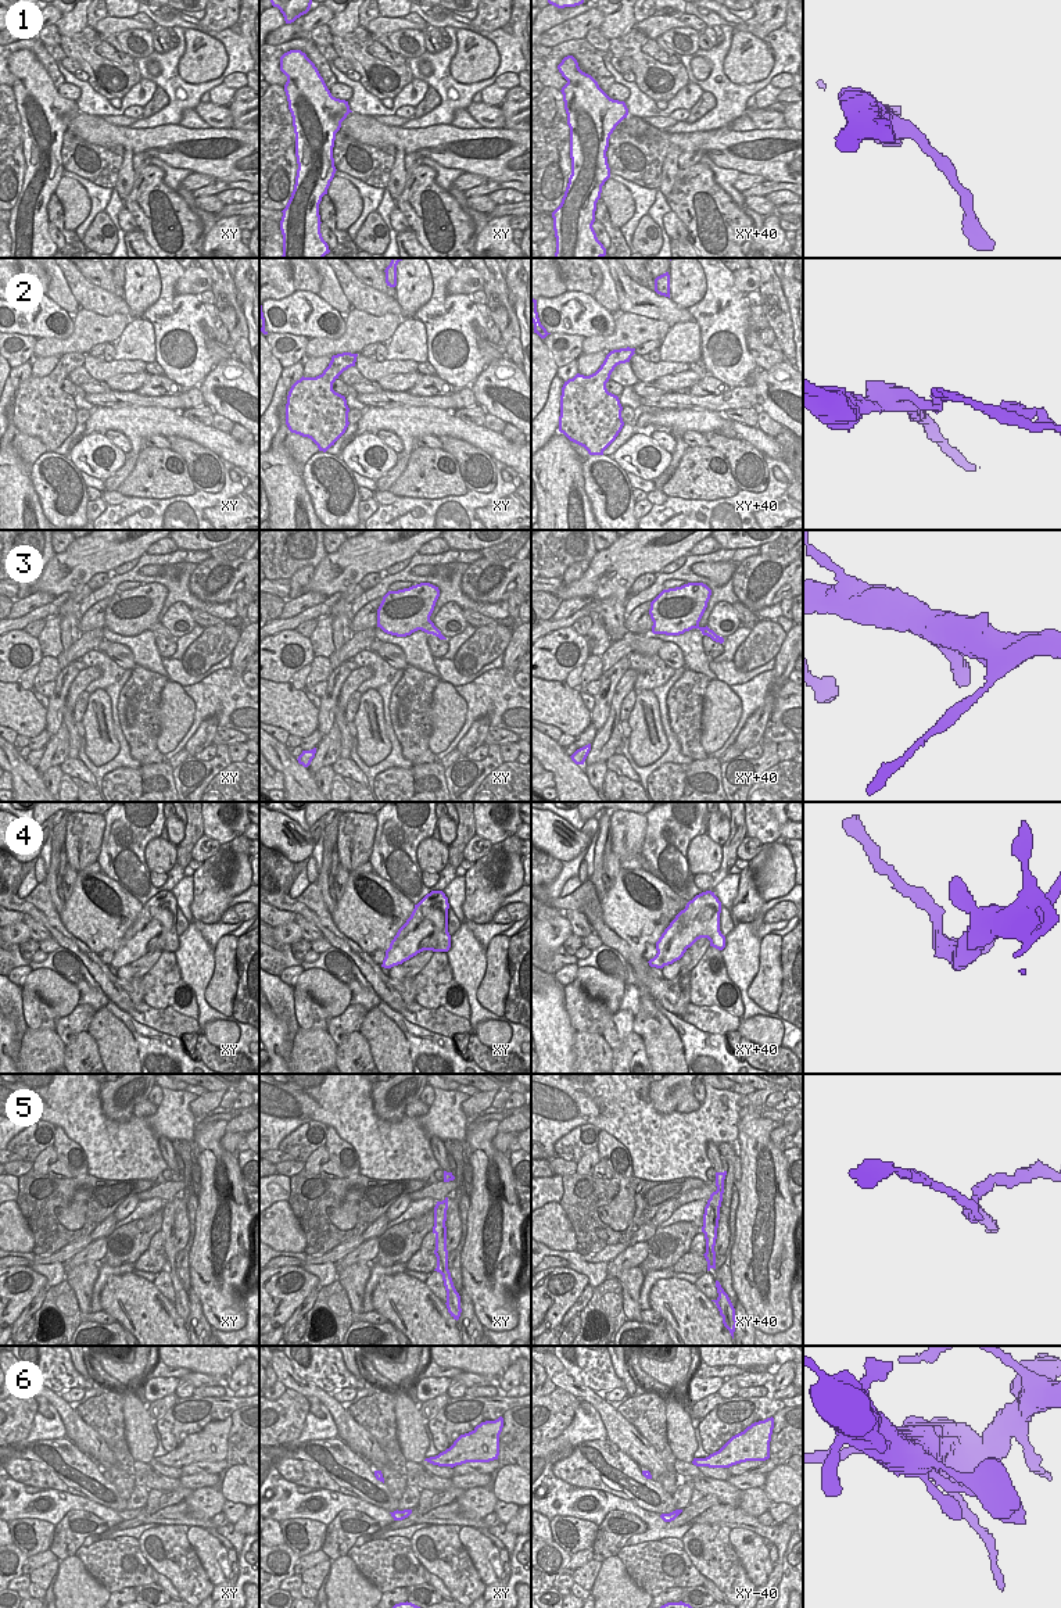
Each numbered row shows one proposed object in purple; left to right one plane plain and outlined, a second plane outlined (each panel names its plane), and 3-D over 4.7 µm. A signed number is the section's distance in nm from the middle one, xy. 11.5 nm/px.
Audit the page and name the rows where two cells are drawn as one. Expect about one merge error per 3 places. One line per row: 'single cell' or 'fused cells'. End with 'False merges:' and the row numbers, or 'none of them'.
1: fused cells
2: single cell
3: single cell
4: single cell
5: fused cells
6: single cell
False merges: 1, 5

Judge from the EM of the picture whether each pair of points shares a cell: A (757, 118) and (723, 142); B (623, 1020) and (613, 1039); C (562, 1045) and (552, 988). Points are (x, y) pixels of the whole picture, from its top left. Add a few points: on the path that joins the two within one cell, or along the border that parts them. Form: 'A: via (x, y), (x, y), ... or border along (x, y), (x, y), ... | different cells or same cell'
A: border along (757, 128), (785, 129) | different cells
B: via (620, 1024), (615, 1035) | same cell
C: via (552, 1031), (552, 1002) | same cell

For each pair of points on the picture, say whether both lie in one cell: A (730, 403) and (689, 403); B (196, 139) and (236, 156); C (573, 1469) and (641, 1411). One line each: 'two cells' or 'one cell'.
A: one cell
B: one cell
C: two cells

